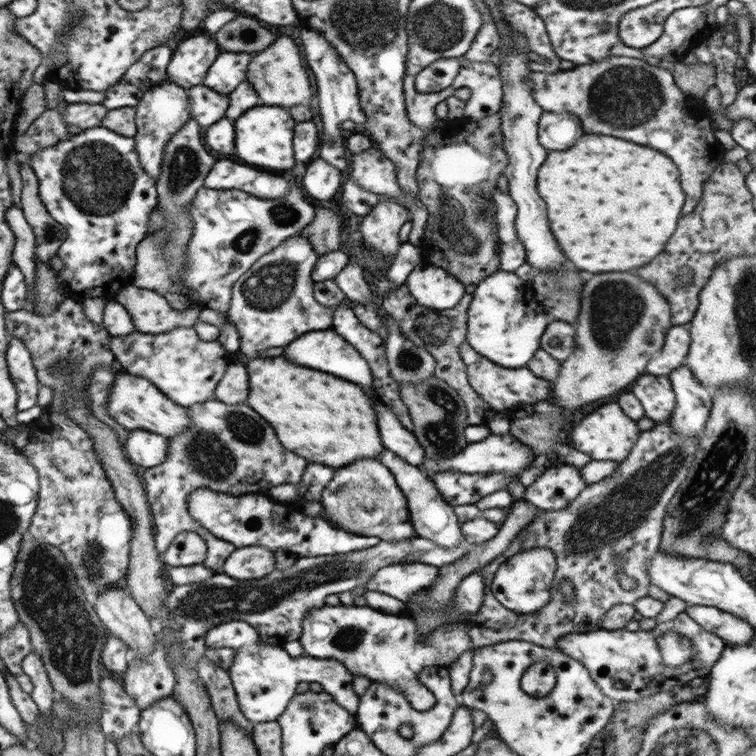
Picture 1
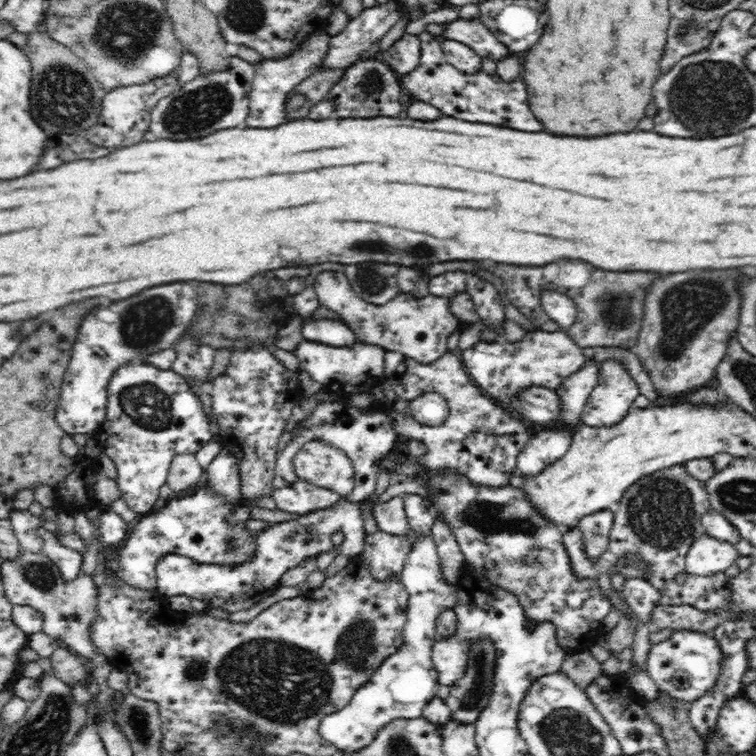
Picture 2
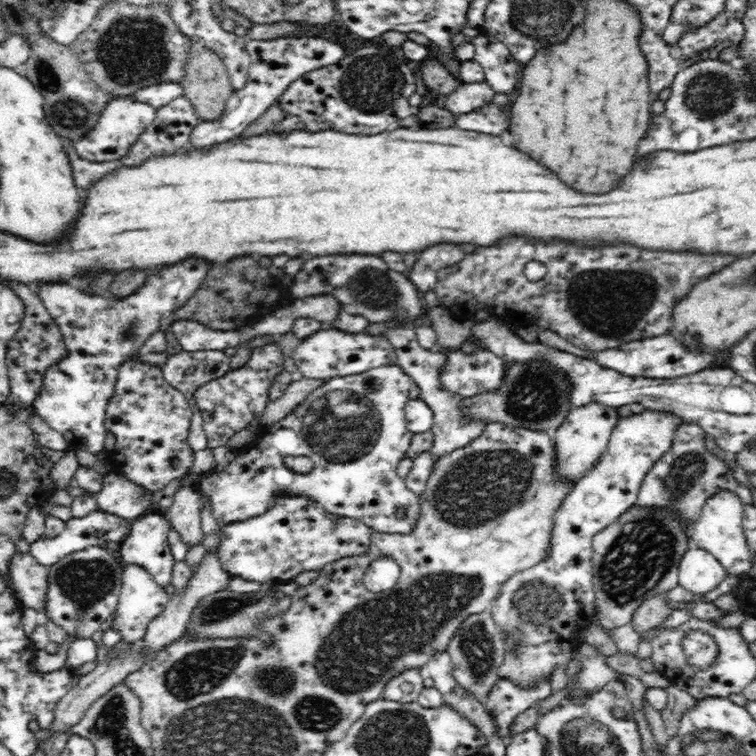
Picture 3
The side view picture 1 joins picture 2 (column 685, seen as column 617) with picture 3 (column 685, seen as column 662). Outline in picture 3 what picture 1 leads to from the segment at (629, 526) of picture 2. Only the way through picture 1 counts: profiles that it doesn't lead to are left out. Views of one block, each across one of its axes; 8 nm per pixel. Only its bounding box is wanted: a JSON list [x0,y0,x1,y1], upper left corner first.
[634,424,754,538]

